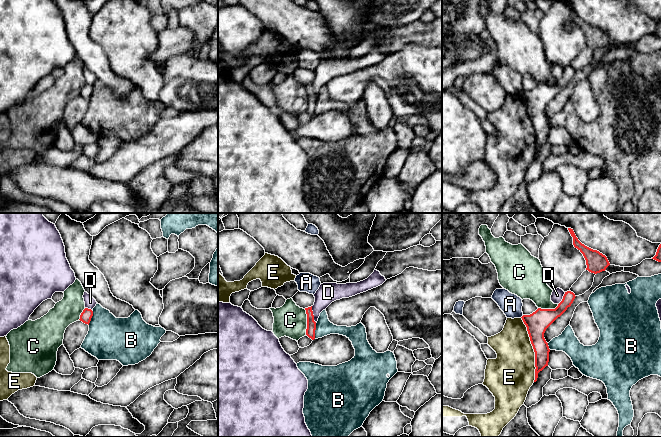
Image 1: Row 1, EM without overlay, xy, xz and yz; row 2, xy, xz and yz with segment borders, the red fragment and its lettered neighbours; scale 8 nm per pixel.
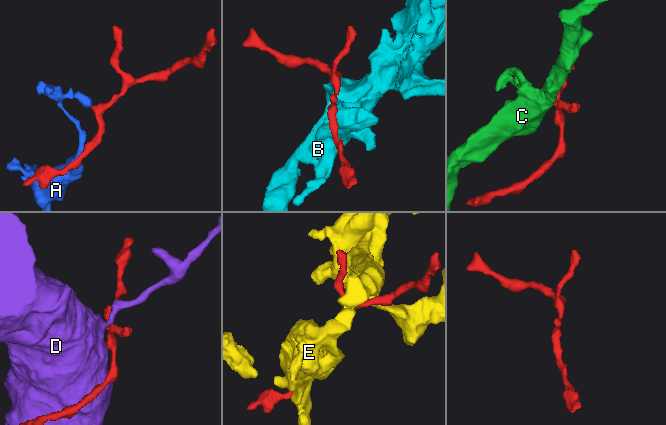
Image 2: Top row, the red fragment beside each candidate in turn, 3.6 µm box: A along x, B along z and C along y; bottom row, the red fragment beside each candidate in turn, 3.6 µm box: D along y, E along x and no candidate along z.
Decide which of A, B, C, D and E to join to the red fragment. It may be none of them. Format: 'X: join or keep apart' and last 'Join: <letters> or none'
A: keep apart
B: keep apart
C: keep apart
D: keep apart
E: keep apart
Join: none

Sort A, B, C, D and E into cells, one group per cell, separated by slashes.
A / B / C / D / E

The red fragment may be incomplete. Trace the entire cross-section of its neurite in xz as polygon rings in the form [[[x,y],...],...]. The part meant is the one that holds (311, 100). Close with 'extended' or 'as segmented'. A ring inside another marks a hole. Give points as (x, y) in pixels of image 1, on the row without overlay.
[[[312,82],[305,84],[307,90],[307,105],[306,111],[312,116],[315,115],[315,106],[316,106],[316,98],[314,97],[314,91],[312,87]]]; as segmented

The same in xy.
[[[85,84],[81,89],[79,96],[89,101],[92,92],[93,92],[93,87],[91,85]]]; as segmented

